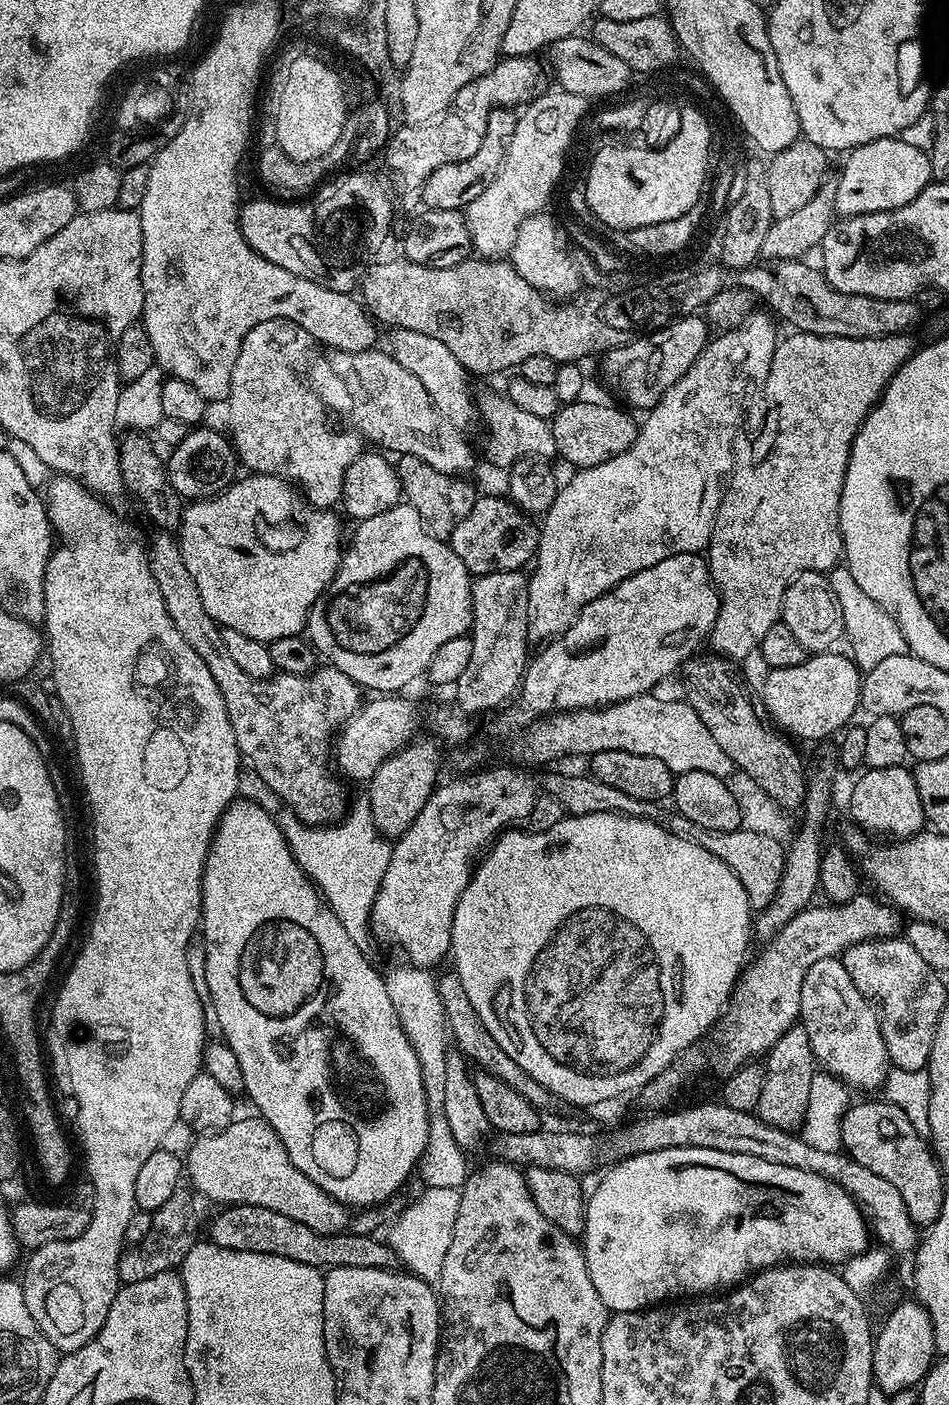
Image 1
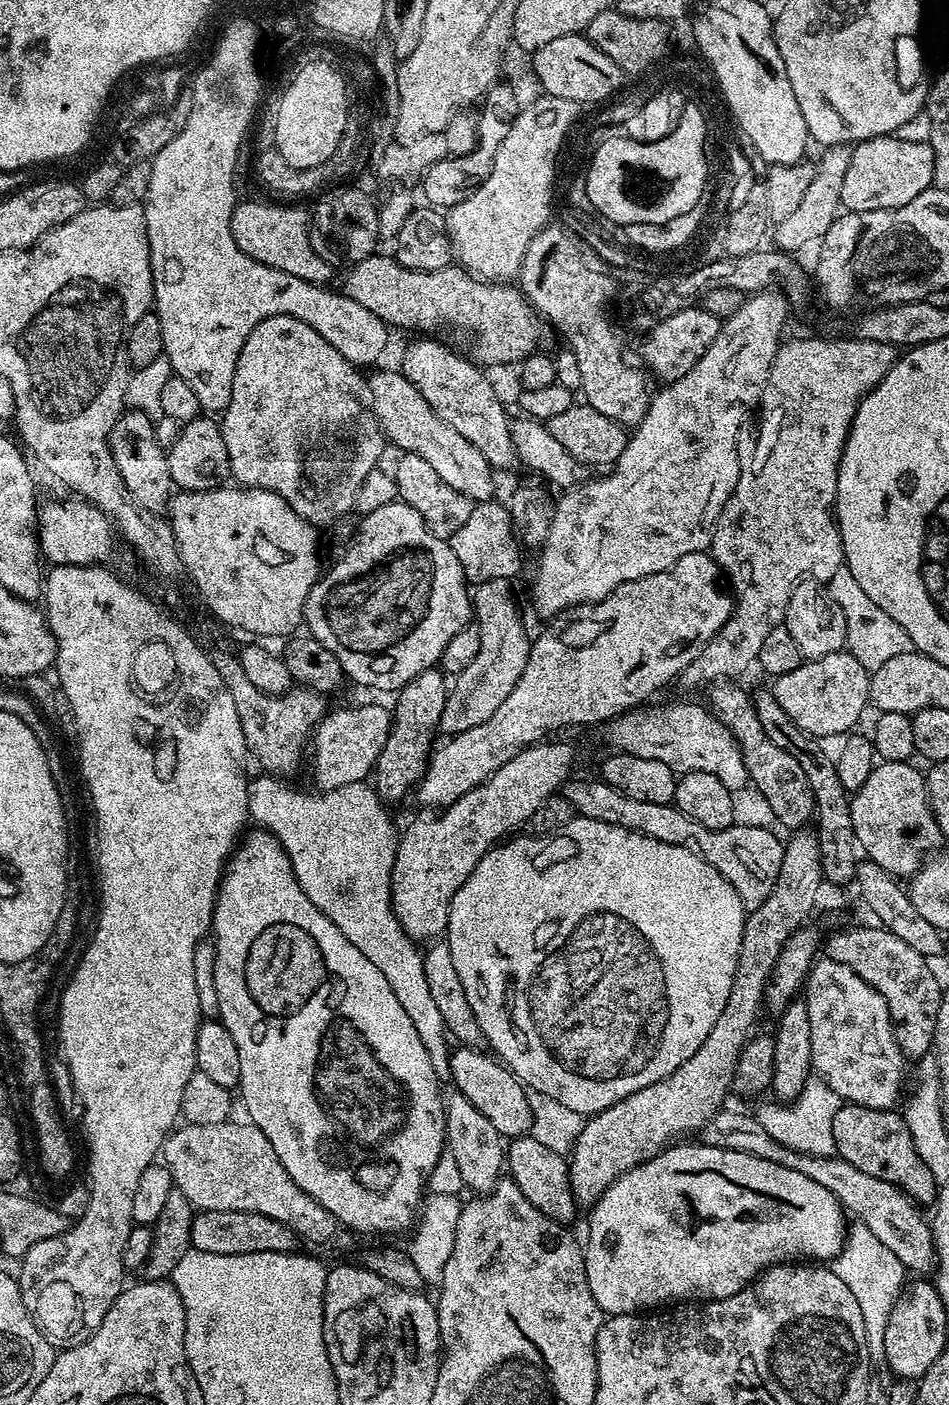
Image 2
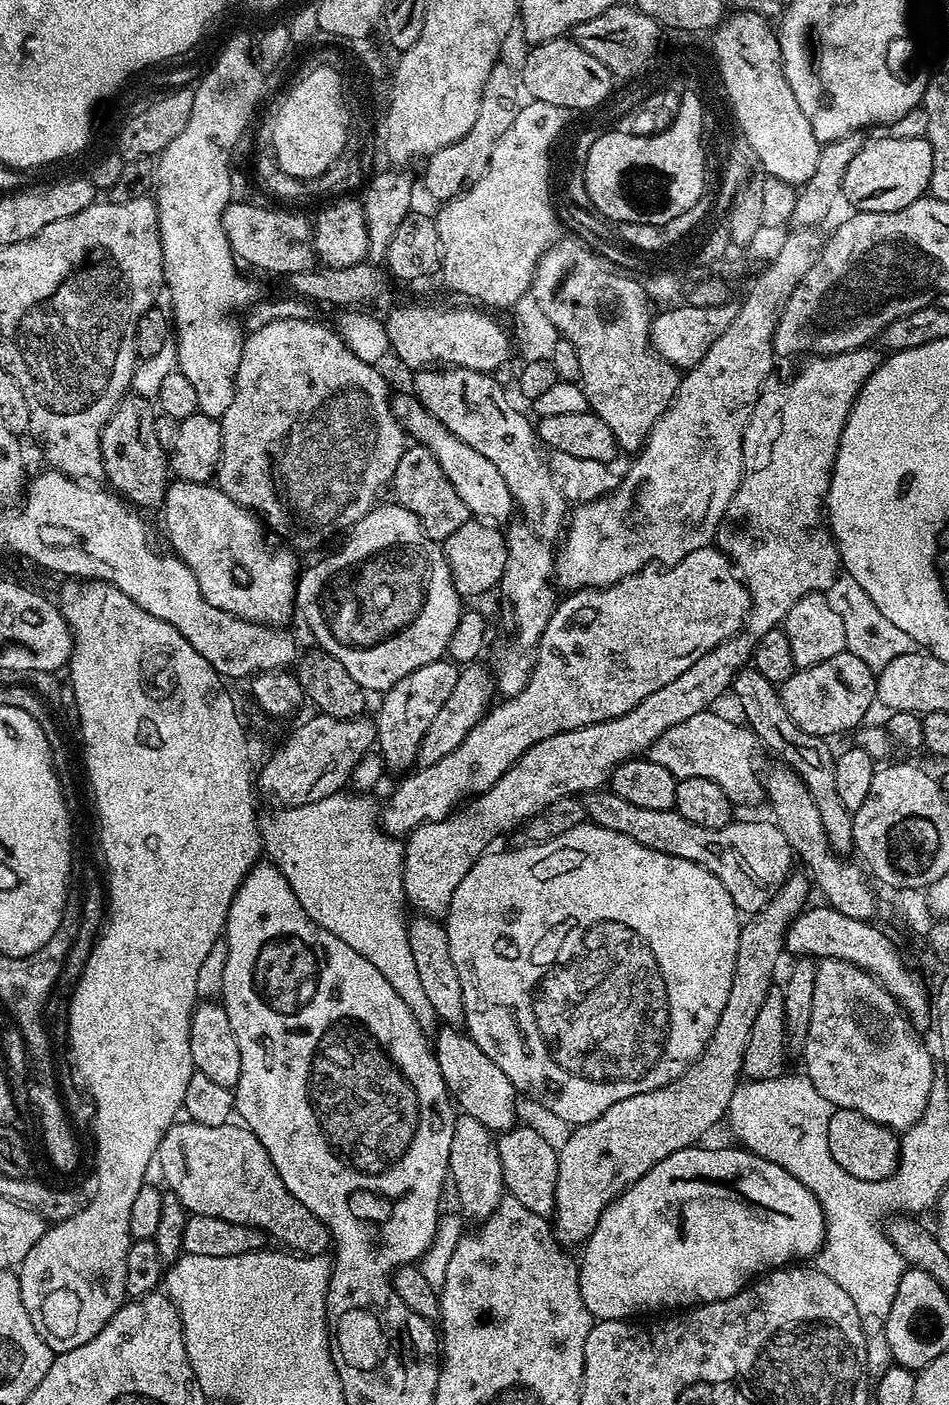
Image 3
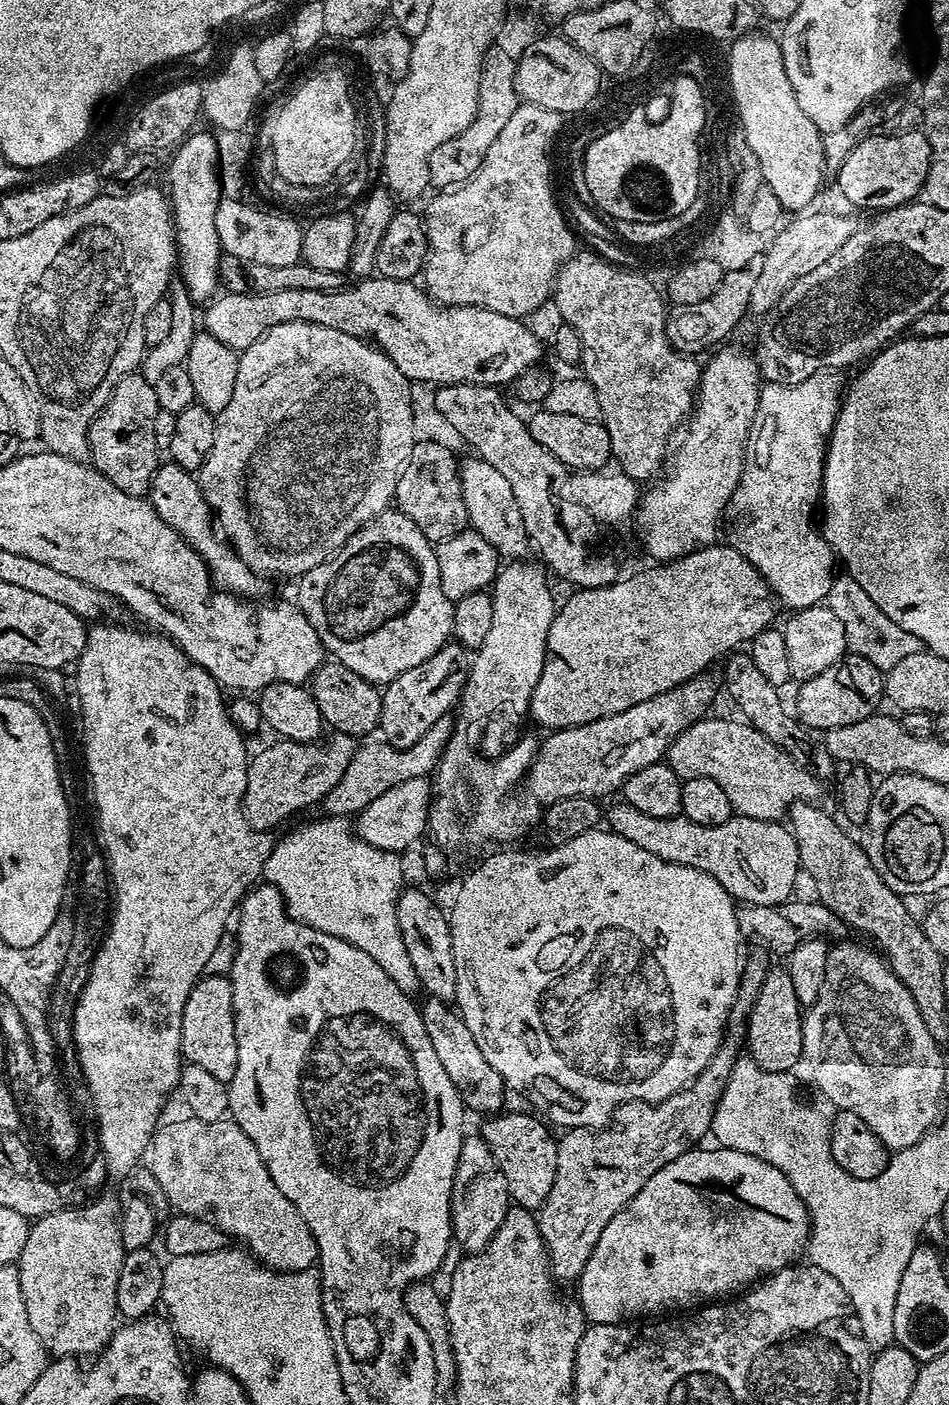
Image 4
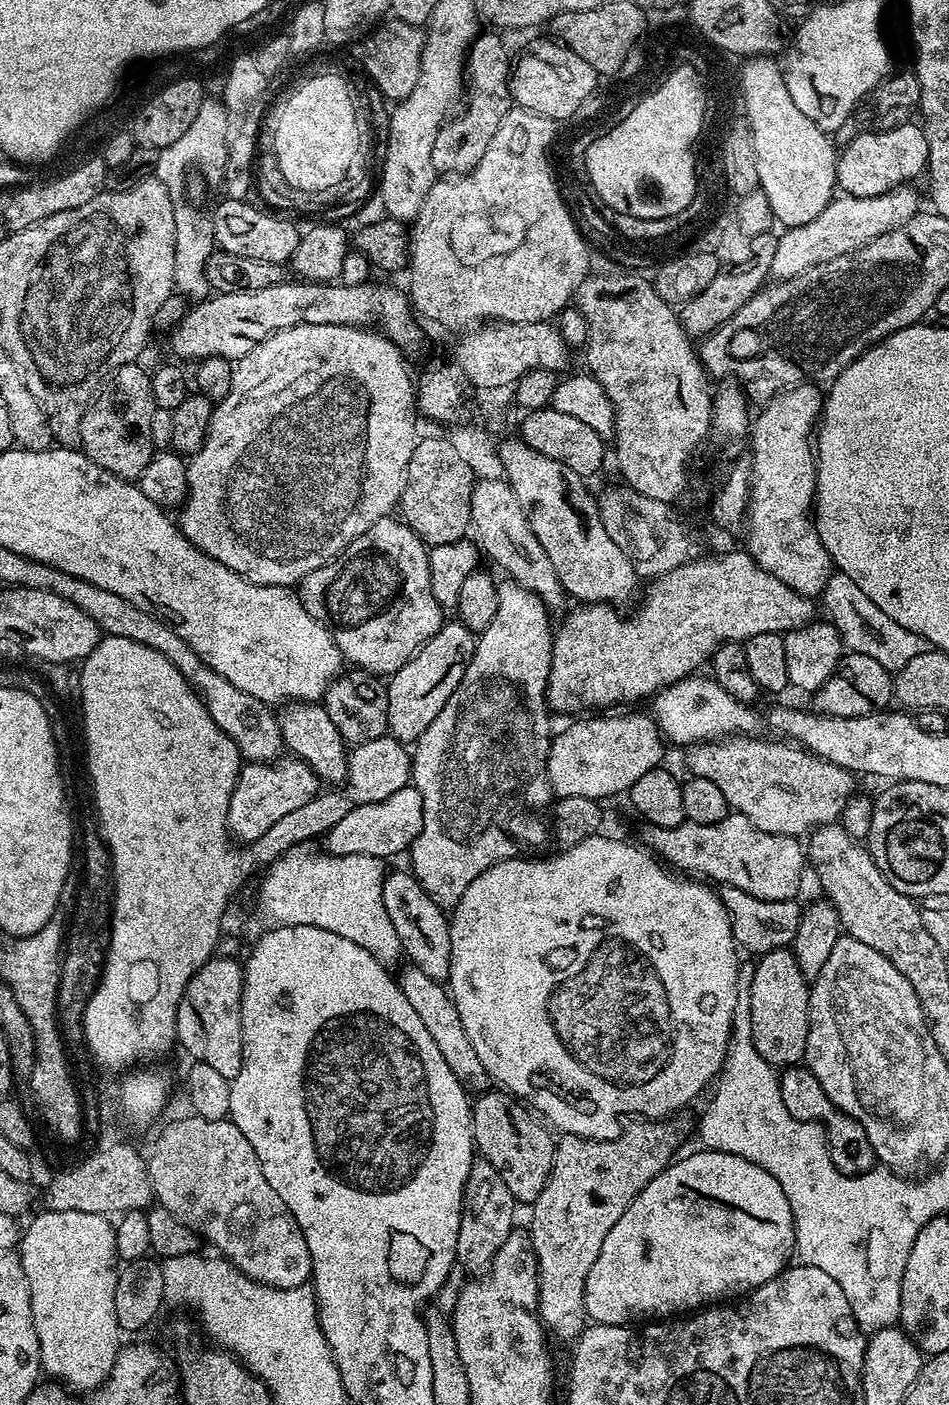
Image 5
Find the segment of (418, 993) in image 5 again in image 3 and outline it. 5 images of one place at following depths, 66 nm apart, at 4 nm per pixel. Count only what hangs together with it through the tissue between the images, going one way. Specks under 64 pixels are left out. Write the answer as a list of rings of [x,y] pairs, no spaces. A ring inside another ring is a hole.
[[[444,1026],[435,1033],[434,1051],[438,1070],[452,1095],[455,1107],[463,1115],[478,1118],[494,1134],[508,1132],[517,1127],[516,1087],[502,1074],[502,1070],[472,1041],[471,1036],[452,1026]],[[461,1032],[461,1033],[460,1033]],[[436,1039],[436,1040],[435,1040]]]

